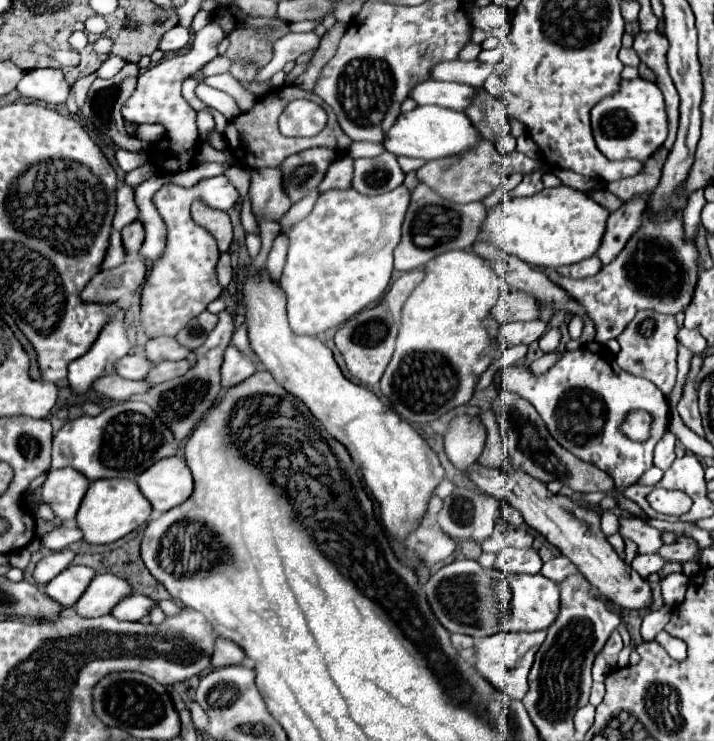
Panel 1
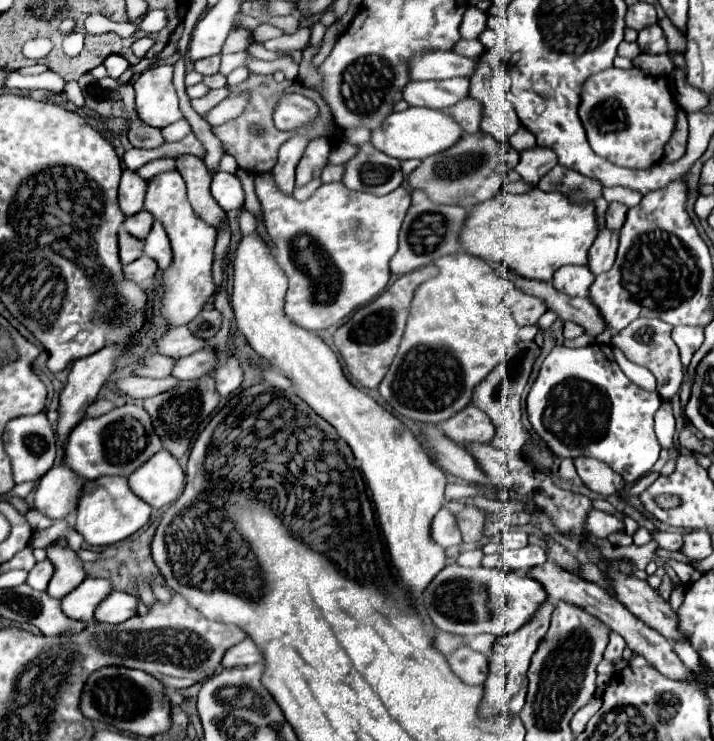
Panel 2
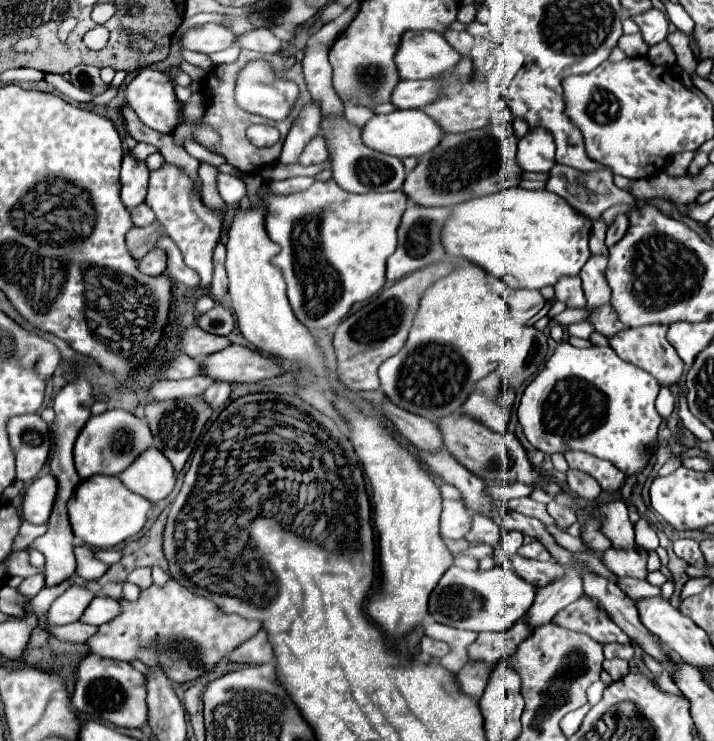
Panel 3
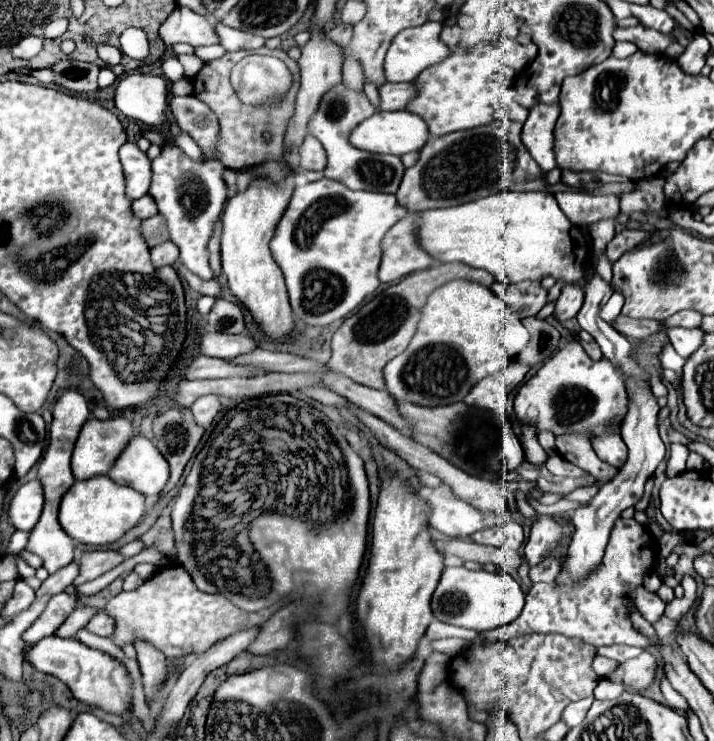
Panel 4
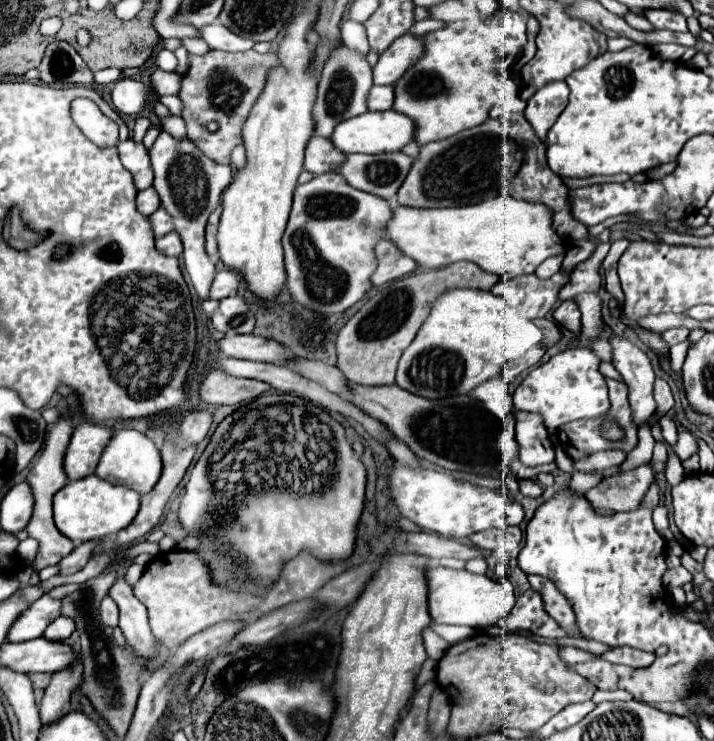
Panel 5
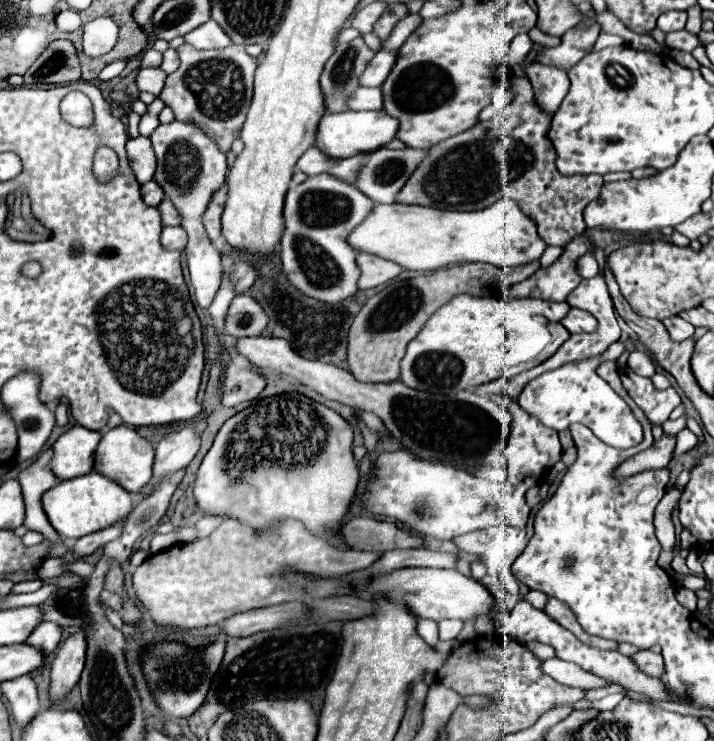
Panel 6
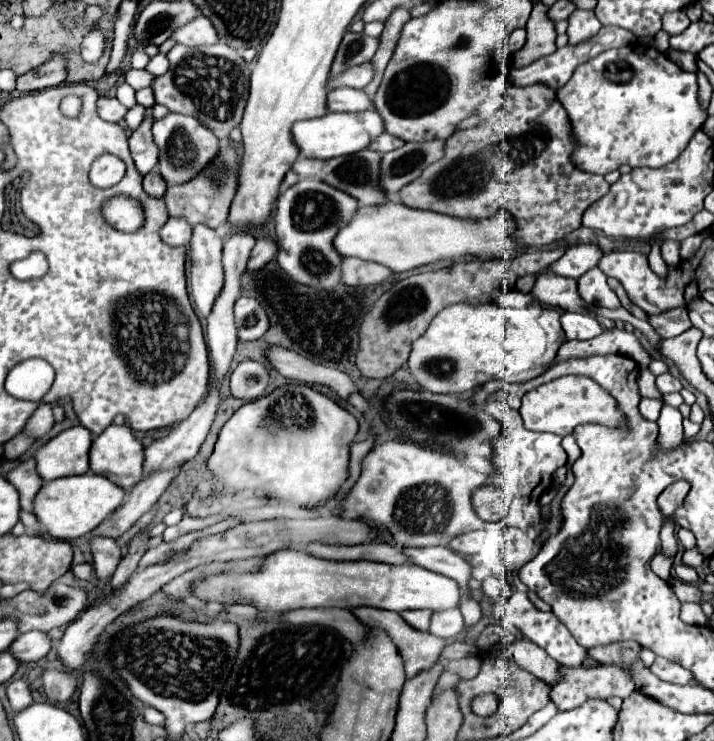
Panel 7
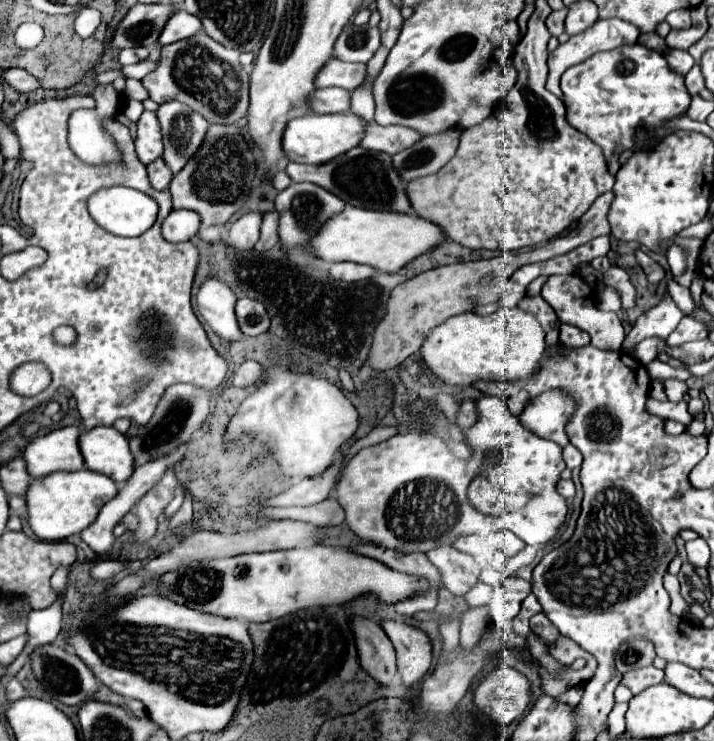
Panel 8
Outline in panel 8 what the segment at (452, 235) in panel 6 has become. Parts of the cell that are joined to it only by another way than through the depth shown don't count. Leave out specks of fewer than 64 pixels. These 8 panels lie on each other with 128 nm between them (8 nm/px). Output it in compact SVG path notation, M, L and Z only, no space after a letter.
M346 206L344 212L334 216L334 220L326 222L318 230L318 236L310 240L310 250L326 262L358 262L368 264L380 272L398 272L408 262L440 246L444 240L446 234L438 224L416 214Z

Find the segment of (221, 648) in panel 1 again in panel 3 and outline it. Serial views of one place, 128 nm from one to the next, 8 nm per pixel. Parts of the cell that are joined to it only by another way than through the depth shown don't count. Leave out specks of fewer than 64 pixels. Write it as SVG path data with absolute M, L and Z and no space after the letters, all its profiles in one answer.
M260 630L250 640L240 644L238 648L234 648L228 658L230 658L230 662L238 662L238 664L266 664L266 662L274 660L274 652L270 648L266 632Z

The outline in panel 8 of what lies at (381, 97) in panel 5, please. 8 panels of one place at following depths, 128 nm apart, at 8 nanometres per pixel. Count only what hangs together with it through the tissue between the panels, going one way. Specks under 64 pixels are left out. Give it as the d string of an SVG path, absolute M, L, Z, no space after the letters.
M322 88L310 96L308 106L316 114L350 112L350 92L344 88Z

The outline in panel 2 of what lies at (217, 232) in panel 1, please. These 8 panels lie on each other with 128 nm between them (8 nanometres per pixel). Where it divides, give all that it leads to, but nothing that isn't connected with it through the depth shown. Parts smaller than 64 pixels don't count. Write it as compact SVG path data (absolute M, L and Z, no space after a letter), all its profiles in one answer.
M184 154L184 156L176 158L176 170L182 174L182 178L188 186L188 200L190 200L196 216L202 218L206 224L210 224L212 228L220 230L226 220L226 212L216 204L216 200L210 194L212 176L206 170L204 160L198 156Z

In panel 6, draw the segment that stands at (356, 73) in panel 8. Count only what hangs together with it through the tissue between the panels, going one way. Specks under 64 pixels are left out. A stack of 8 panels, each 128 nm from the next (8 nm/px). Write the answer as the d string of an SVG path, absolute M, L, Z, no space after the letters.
M380 50L372 62L368 64L366 72L362 74L362 86L382 86L384 80L388 78L390 70L394 68L398 52L396 50Z

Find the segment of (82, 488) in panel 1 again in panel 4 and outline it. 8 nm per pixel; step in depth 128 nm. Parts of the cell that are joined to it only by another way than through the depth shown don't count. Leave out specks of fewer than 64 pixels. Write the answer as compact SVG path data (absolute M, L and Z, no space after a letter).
M38 480L26 482L24 486L20 486L20 490L16 492L16 496L12 498L10 504L10 522L18 528L18 530L32 530L42 514L42 506L44 506L44 492L42 492L42 484Z

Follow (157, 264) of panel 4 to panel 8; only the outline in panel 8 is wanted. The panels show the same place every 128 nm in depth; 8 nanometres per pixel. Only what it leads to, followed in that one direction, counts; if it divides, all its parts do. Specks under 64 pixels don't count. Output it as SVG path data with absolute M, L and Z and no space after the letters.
M172 210L162 224L162 236L168 242L188 242L198 234L200 216L190 210Z

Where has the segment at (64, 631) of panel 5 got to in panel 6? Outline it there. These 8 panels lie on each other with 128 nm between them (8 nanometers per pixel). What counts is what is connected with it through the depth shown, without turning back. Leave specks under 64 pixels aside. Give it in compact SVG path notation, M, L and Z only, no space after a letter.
M42 622L30 636L28 636L28 644L34 644L34 646L42 646L46 654L50 654L58 642L62 638L62 628L56 624L56 622Z

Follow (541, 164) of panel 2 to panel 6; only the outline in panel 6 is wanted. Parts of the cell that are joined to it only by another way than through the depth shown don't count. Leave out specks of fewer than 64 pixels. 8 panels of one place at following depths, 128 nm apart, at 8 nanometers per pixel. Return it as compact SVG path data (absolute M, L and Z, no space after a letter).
M530 64L530 68L526 68L526 72L528 72L528 80L534 88L536 106L552 116L558 110L558 106L562 104L564 96L568 94L568 88L570 88L566 72L562 72L558 68L546 68L540 64Z

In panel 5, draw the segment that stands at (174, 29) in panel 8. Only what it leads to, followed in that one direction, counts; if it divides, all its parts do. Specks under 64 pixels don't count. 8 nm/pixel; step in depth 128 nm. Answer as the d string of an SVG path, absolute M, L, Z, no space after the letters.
M210 24L206 28L202 28L202 36L212 48L216 50L226 50L226 52L240 52L240 50L250 50L256 42L254 40L246 40L242 36L236 36L234 32L230 32L226 26L222 24Z

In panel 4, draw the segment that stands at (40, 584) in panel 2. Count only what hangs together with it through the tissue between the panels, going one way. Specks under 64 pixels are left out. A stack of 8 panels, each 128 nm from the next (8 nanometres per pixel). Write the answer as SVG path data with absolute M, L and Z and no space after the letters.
M18 578L16 588L14 588L14 596L4 604L2 616L14 616L14 614L30 608L32 602L34 602L34 590L22 578Z

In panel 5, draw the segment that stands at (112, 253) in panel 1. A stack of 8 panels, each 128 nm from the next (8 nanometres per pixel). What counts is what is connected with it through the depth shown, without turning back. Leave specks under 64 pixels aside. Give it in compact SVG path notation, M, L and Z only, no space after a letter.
M158 208L158 210L150 216L150 224L152 224L152 228L154 228L154 238L160 238L160 236L164 236L164 234L168 234L168 232L174 230L174 224L172 224L172 220L170 220L170 214L168 214L164 208Z

